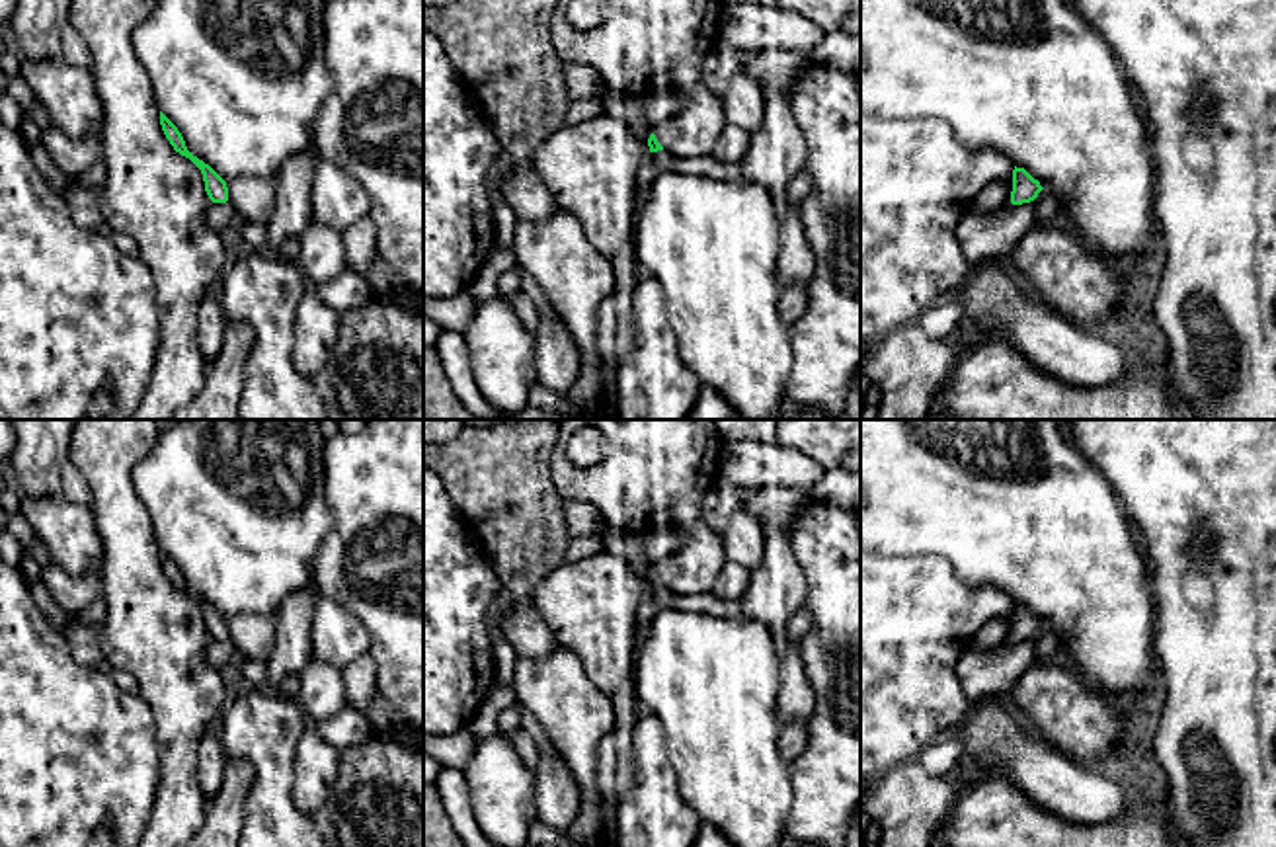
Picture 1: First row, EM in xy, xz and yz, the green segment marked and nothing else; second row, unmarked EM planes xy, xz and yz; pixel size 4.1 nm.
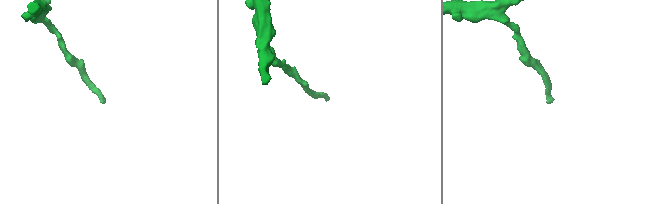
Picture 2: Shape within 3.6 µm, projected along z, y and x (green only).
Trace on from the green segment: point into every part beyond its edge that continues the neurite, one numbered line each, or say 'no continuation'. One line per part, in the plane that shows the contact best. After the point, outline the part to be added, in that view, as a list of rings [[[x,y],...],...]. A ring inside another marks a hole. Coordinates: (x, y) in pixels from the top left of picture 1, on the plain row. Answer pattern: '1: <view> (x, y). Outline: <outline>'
no continuation

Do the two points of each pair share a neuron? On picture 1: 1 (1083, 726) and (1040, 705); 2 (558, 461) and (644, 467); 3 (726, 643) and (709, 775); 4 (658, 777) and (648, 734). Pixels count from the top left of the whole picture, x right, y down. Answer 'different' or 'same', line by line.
1: same
2: same
3: same
4: same

